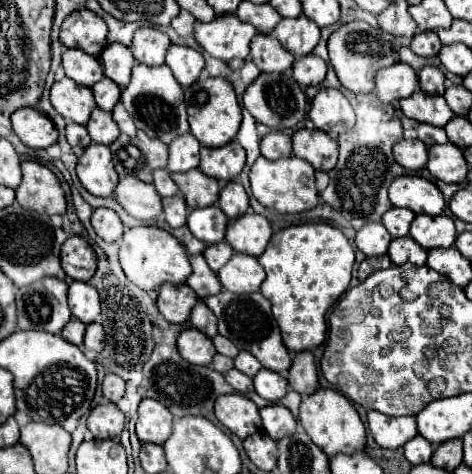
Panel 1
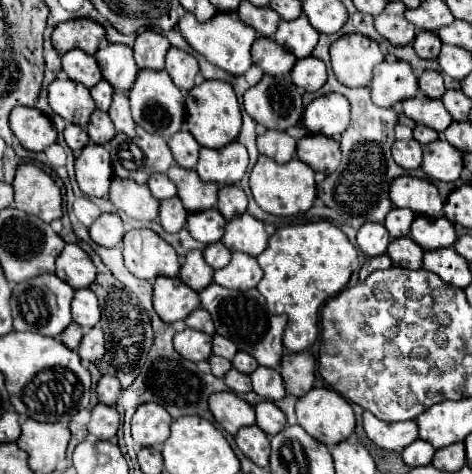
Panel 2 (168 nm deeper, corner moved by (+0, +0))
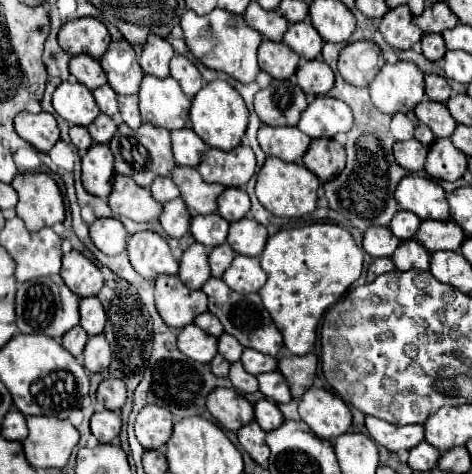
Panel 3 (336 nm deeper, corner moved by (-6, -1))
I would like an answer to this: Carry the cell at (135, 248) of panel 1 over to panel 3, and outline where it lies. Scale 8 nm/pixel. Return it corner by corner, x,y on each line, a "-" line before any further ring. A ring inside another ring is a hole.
137,232
129,236
127,254
131,266
143,278
157,278
159,274
177,274
179,262
171,254
169,244
157,232

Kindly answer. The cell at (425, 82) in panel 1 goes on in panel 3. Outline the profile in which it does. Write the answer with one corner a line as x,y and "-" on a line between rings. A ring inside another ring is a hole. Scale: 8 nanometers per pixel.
425,74
425,94
433,102
447,102
451,96
451,88
445,76
439,74

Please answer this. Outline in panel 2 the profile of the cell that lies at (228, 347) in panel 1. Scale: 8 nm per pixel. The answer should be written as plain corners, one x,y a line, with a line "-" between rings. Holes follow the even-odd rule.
213,335
213,353
231,361
233,355
237,353
237,347
229,339
225,339
221,335

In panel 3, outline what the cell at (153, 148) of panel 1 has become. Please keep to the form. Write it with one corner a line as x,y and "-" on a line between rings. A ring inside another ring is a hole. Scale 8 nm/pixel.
141,124
139,130
133,132
133,138
143,144
149,152
149,162
145,168
135,170
131,168
131,164
125,162
125,158
121,156
121,142
119,142
121,134
117,134
111,140
111,150
115,154
115,172
133,178
139,186
149,188
151,182
157,176
169,176
171,170
175,168
175,160
173,160
173,152
171,152
171,138
169,138
169,130
153,126
153,124

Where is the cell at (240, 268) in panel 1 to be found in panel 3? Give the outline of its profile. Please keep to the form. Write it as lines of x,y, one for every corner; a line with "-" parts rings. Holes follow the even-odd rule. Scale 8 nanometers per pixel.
235,256
231,268
227,268
223,274
223,280
231,290
239,294
251,294
261,290
261,286
267,282
267,274
263,272
259,258

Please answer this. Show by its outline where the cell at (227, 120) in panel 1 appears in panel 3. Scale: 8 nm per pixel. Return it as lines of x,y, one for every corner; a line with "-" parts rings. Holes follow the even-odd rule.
213,80
205,84
199,94
193,98
191,106
191,128
197,136
203,136
203,142
207,146
219,148
219,150
231,150
241,144
241,138
247,130
247,106
243,104
243,98
235,88
231,88
223,80

